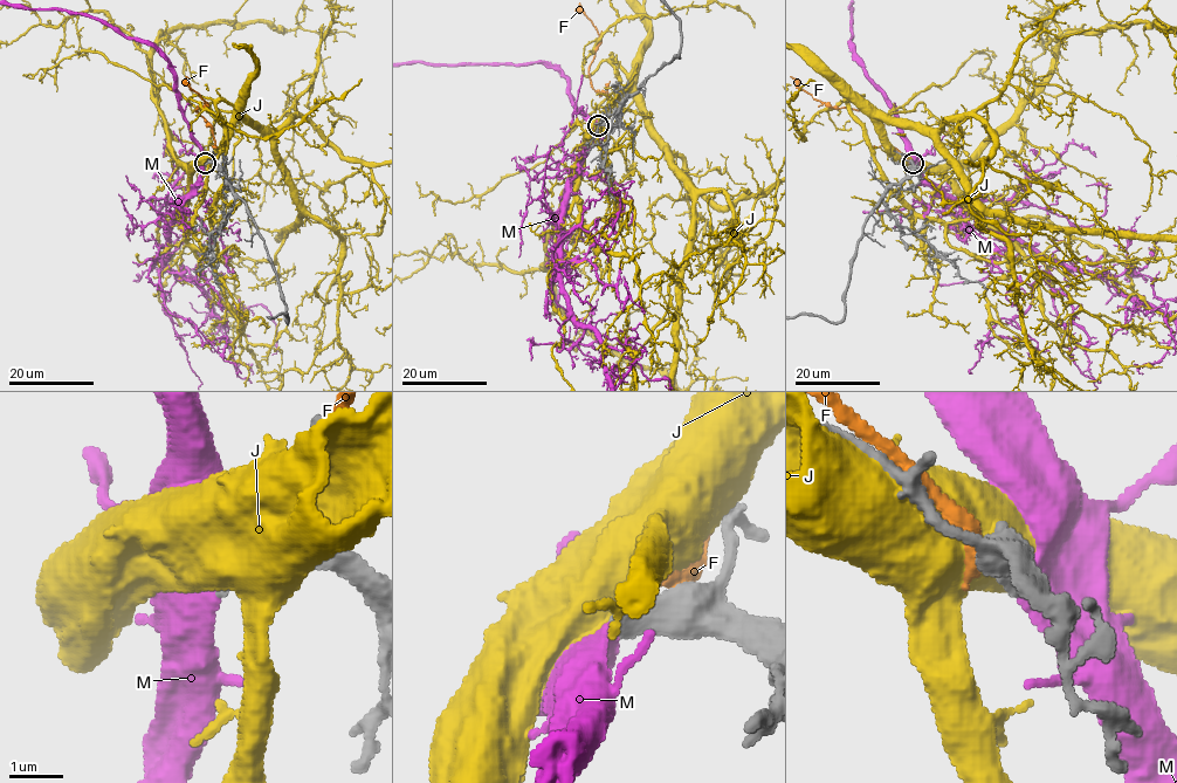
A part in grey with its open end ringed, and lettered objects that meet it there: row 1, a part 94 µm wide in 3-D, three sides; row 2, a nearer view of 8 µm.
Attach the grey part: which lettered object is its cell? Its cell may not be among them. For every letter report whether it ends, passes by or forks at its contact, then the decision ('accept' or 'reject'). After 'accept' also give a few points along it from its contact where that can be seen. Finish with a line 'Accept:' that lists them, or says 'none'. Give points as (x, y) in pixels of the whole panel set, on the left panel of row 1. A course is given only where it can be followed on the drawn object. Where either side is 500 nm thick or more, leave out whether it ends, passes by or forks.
F: it ends; reject
J: reject
M: it ends; accept
Accept: M

